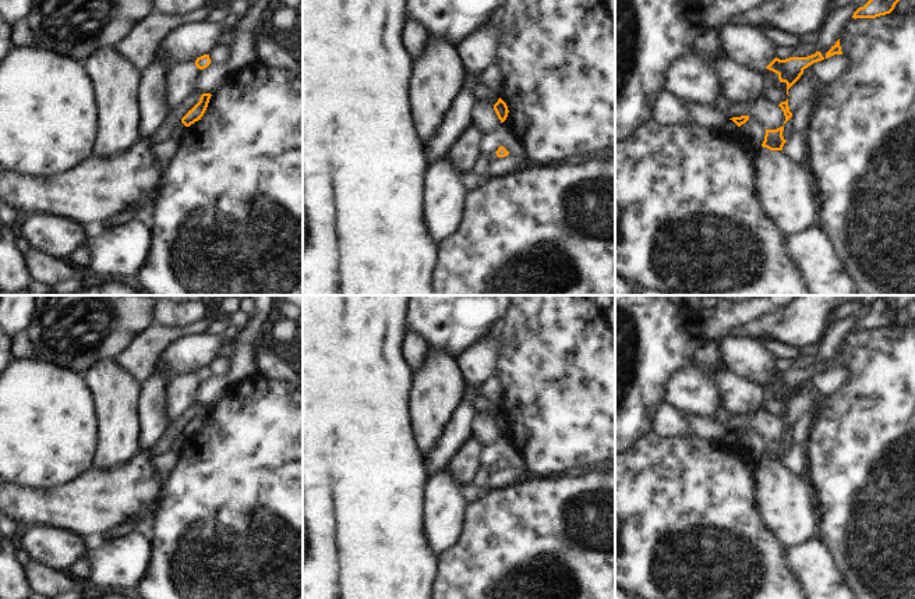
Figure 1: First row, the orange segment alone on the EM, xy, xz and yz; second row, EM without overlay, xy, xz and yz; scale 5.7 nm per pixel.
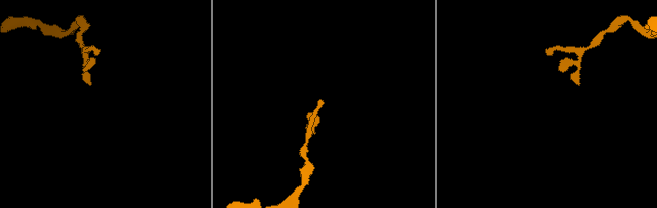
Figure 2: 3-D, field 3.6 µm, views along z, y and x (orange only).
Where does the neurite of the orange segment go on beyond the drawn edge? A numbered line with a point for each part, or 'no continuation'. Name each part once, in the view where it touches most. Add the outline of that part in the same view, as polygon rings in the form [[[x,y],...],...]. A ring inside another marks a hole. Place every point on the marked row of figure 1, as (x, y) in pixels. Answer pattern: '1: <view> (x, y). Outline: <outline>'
no continuation.

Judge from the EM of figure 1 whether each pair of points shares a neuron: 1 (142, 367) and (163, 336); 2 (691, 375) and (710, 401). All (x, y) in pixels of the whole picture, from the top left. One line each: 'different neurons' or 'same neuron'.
1: same neuron
2: same neuron

